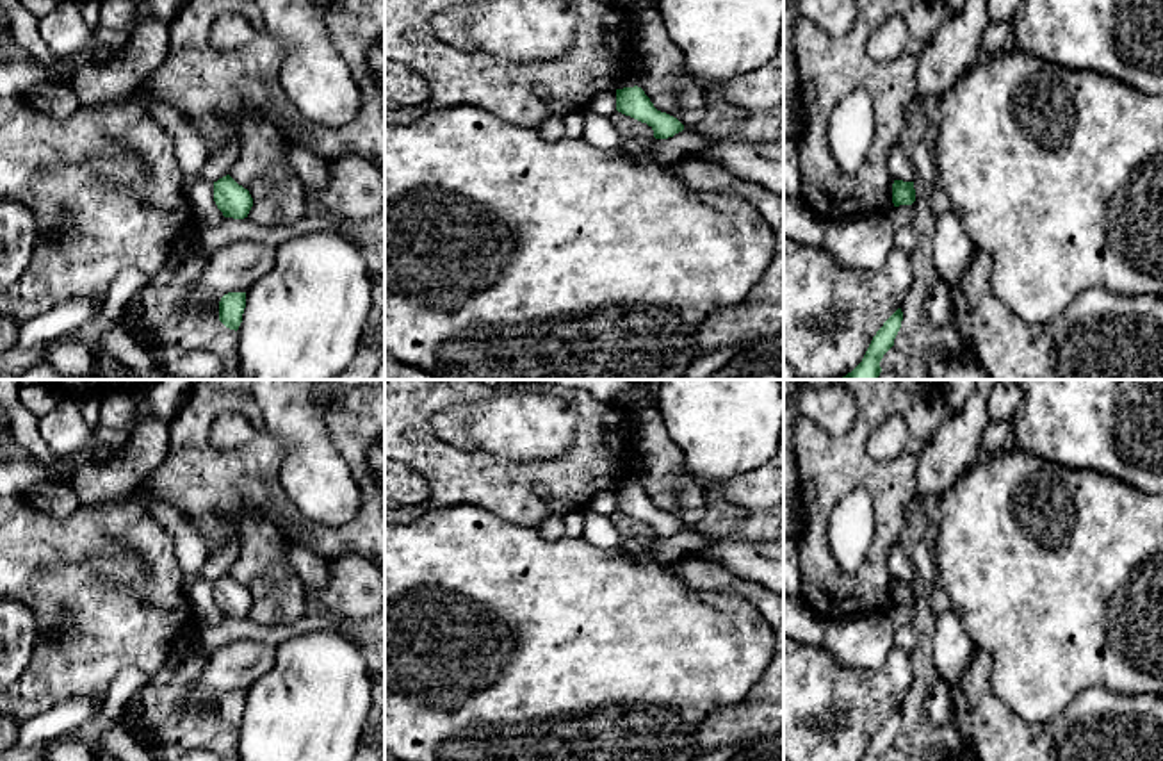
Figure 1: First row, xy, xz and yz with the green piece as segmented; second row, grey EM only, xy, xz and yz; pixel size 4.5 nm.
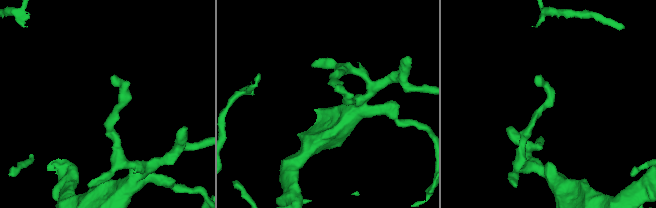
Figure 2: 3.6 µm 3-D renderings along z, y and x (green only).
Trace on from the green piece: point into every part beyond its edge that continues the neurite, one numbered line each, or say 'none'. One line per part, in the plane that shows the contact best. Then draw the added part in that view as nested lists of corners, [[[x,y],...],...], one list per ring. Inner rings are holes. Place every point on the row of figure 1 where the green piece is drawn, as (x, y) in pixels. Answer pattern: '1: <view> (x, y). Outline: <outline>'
none

